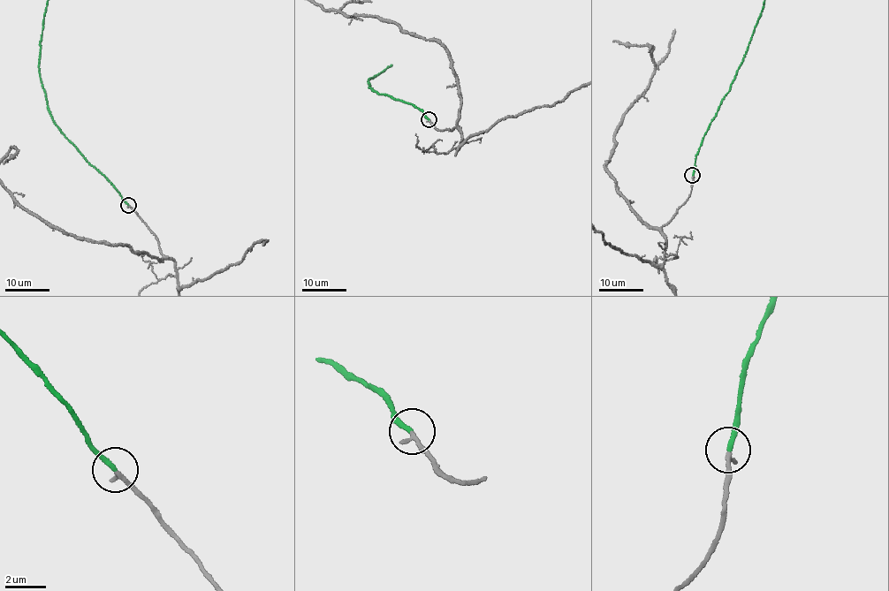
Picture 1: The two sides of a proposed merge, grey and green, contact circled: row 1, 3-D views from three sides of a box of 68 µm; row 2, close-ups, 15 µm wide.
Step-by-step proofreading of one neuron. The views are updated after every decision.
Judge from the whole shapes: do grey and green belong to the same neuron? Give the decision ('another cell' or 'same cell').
same cell

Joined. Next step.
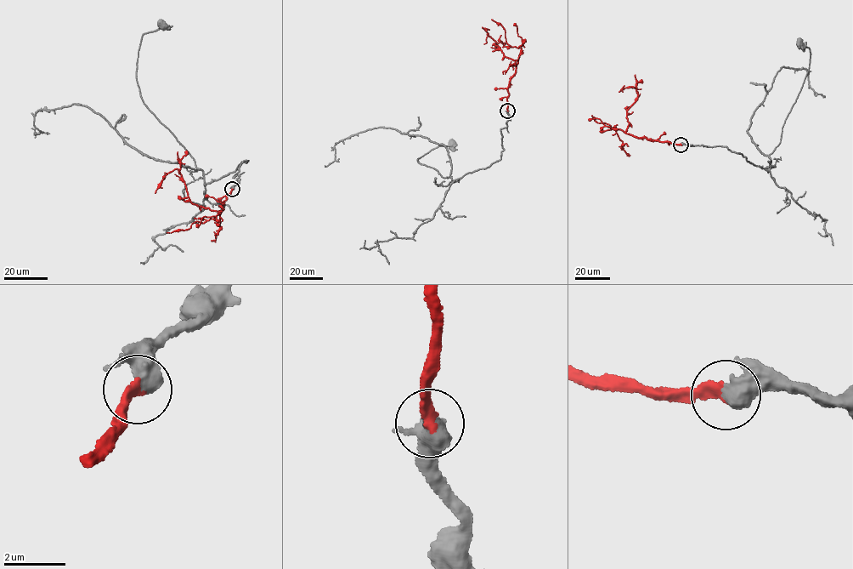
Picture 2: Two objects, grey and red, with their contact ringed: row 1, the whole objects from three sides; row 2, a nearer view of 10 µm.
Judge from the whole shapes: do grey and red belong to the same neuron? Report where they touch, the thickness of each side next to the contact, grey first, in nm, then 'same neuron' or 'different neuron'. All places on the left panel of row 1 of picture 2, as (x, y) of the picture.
place (232, 189); calibres 600 and 360 nm; same neuron

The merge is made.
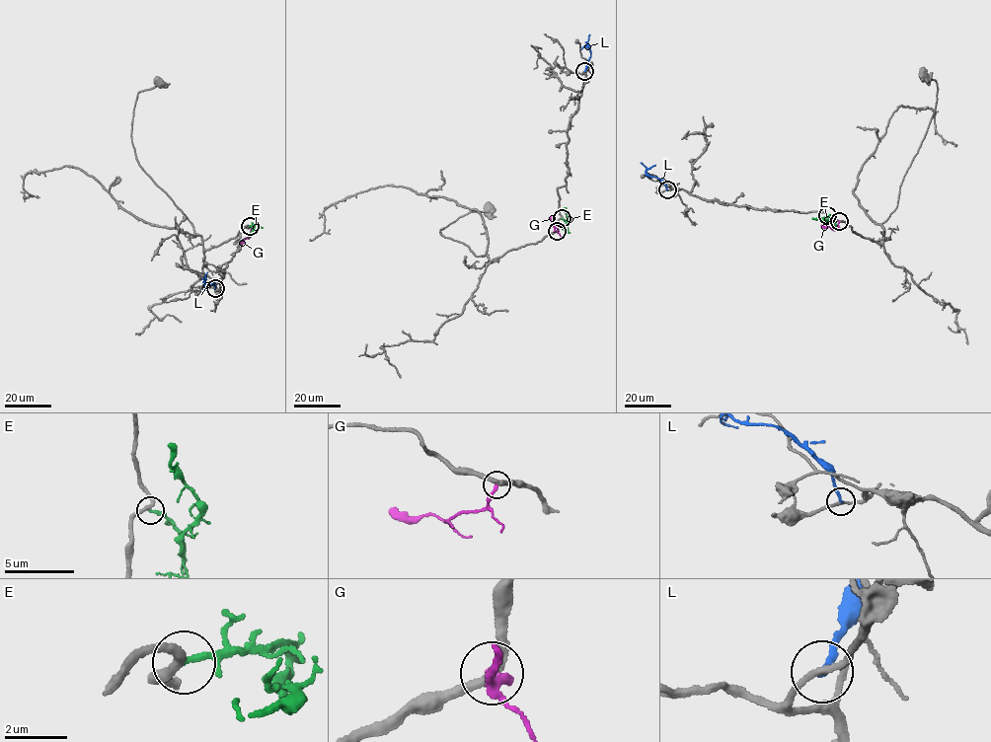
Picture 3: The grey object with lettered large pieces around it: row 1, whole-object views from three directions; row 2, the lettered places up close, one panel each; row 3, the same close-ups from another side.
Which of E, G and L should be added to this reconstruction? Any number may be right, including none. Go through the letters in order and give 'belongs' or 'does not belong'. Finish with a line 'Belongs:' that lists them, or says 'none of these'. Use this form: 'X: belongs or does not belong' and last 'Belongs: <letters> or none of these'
E: does not belong
G: does not belong
L: does not belong
Belongs: none of these

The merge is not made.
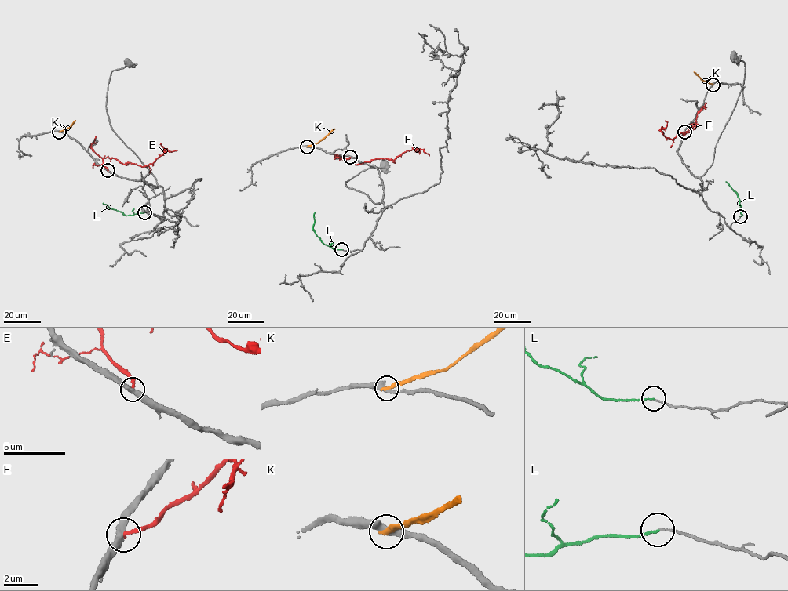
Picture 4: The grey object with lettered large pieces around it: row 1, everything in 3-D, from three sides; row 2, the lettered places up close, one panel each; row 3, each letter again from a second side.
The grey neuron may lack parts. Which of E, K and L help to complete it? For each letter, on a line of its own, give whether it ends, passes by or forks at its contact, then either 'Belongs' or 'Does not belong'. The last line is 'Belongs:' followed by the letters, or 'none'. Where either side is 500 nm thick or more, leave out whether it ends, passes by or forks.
E: It ends there. Does not belong
K: It ends there. Does not belong
L: It ends there. Belongs
Belongs: L

